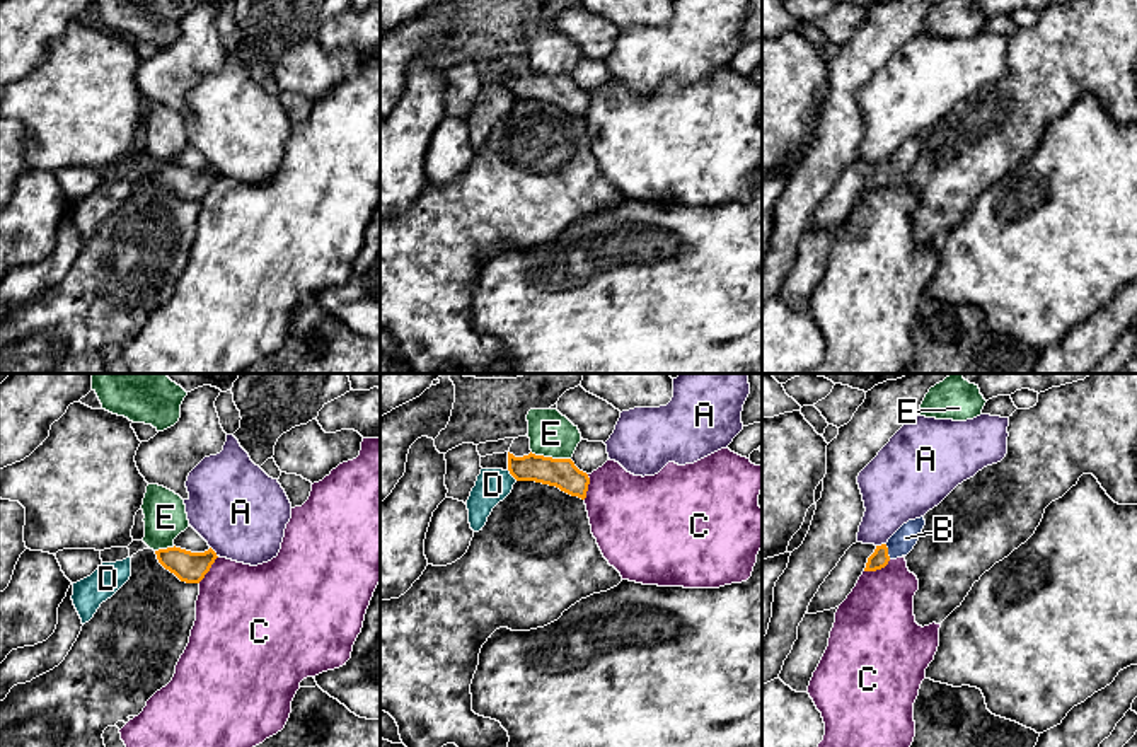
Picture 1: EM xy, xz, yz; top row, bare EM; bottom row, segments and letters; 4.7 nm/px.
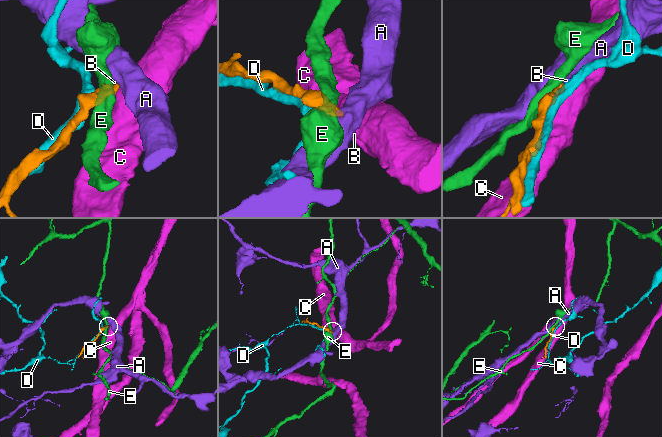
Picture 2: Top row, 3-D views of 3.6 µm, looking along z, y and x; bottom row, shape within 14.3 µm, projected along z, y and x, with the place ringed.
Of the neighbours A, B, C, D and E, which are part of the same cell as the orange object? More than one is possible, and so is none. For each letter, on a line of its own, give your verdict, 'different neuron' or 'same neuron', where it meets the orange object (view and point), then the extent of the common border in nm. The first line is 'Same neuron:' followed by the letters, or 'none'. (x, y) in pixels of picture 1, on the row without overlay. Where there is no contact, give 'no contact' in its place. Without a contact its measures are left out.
Same neuron: B
A: different neuron | xy (213, 169) | 70 nm
B: same neuron | yz (887, 169) | 80 nm
C: different neuron | yz (877, 186) | 140 nm
D: different neuron | xz (512, 92) | 70 nm
E: different neuron | xz (551, 75) | 190 nm

